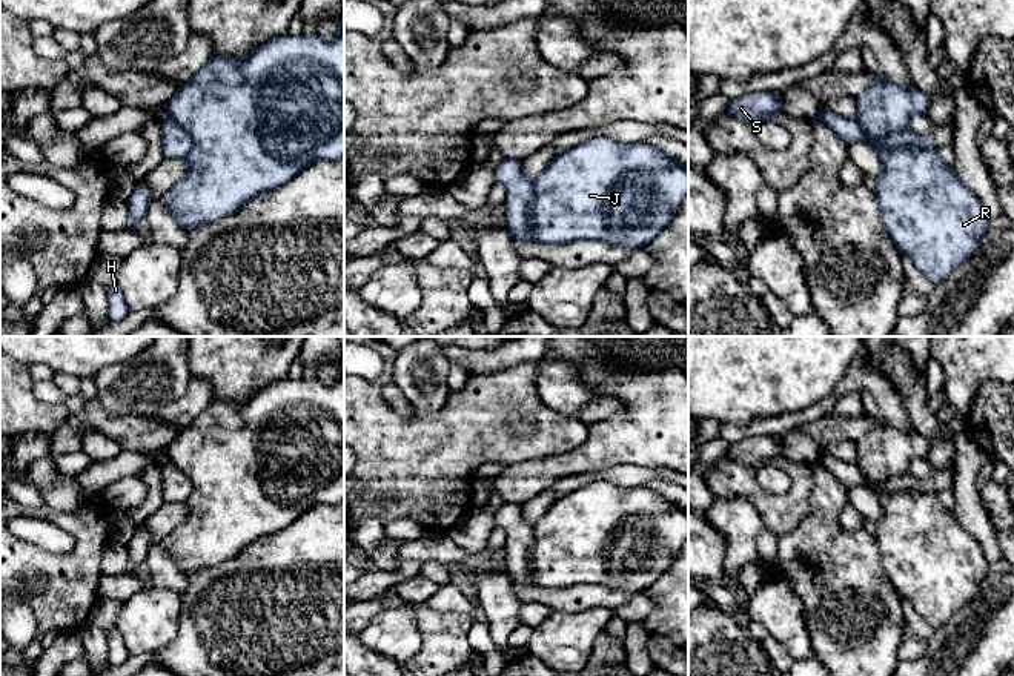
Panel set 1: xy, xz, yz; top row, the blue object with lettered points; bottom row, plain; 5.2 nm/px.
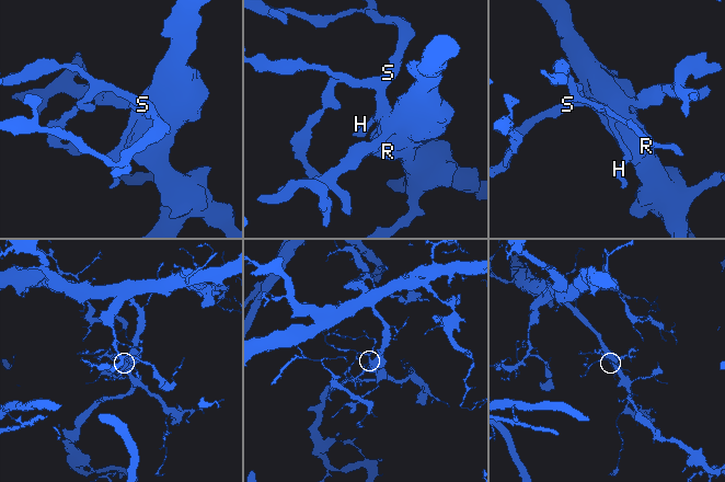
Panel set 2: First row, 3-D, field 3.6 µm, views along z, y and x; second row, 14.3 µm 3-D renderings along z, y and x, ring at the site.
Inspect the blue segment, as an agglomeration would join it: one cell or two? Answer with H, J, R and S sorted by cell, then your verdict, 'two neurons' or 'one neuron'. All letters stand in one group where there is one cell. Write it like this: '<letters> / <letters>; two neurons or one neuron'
H S / J R; two neurons

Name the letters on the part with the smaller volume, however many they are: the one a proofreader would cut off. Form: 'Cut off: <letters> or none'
Cut off: H, S

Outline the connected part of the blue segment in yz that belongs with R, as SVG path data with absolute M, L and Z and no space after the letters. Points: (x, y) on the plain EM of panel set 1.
M873 492L882 505L874 536L885 573L919 616L933 627L942 627L969 604L989 573L980 544L959 524L953 510L940 502L937 492Z

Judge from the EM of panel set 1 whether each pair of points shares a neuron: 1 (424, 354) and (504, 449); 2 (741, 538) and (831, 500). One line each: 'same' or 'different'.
1: different
2: different

